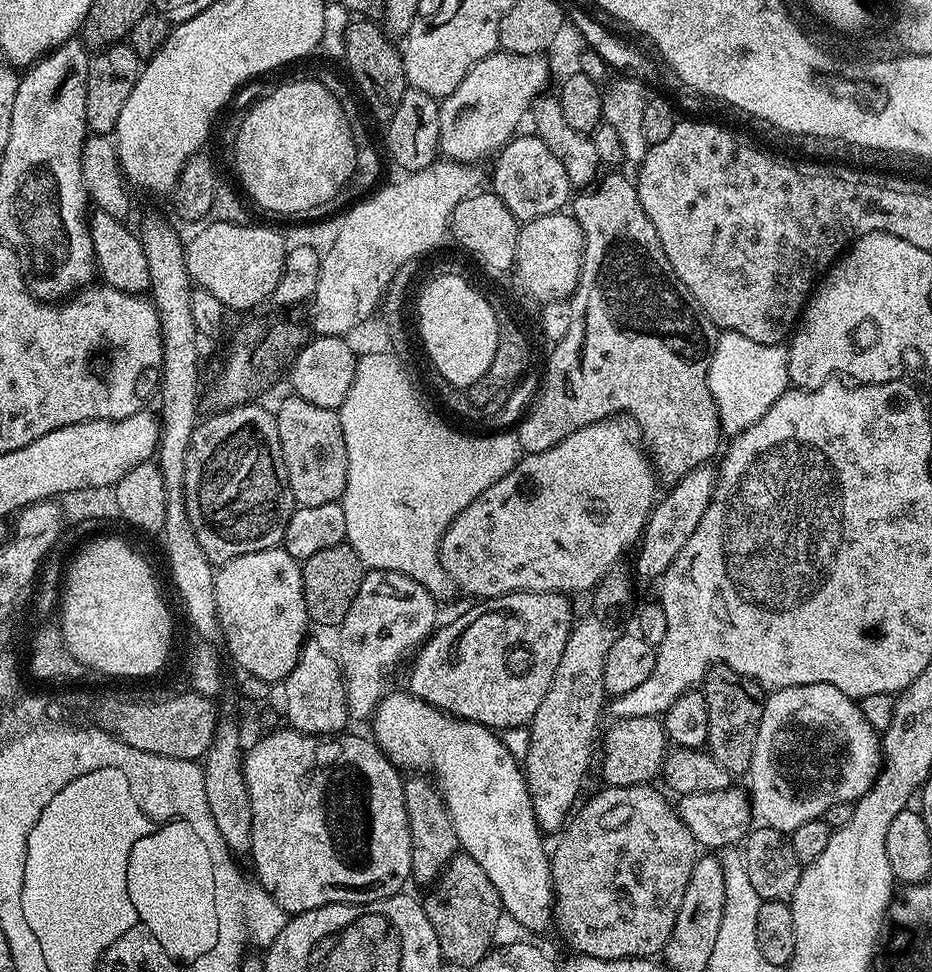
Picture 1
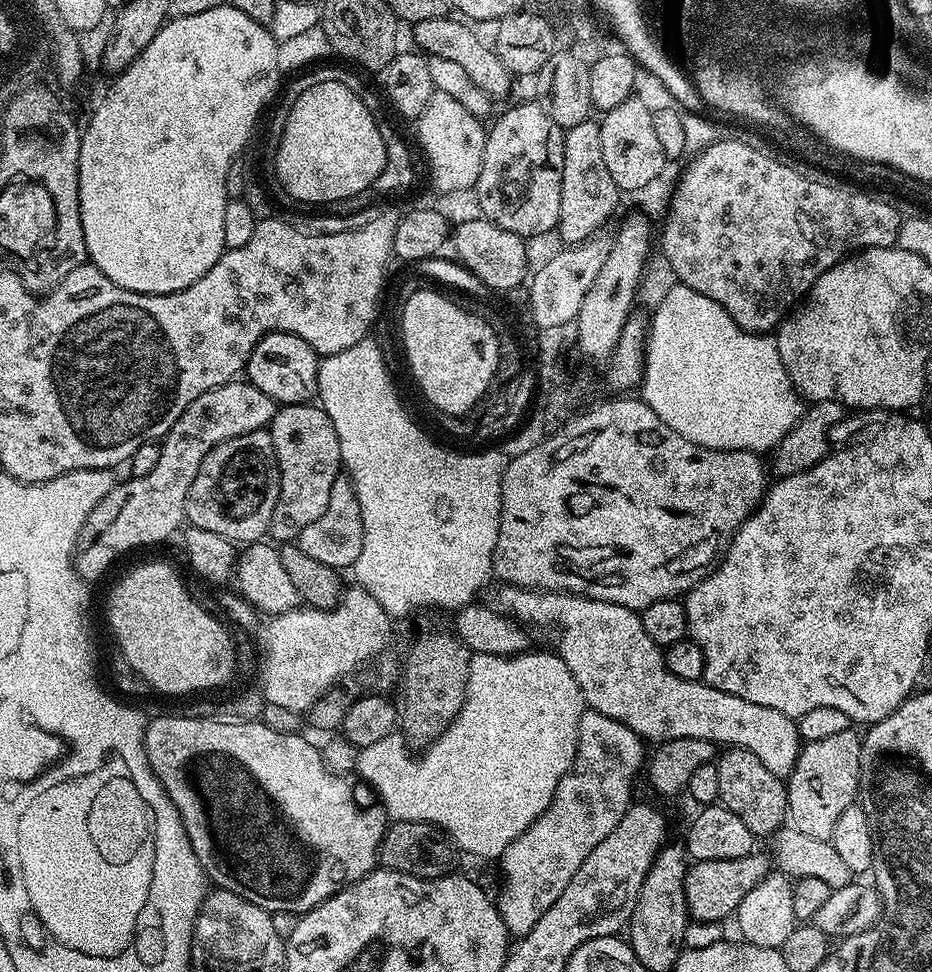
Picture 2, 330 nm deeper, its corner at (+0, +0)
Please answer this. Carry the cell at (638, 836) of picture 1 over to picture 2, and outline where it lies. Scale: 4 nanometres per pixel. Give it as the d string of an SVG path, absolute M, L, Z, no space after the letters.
M756 850L742 858L695 861L684 879L689 917L693 921L727 921L727 916L729 919L735 913L742 898L770 873L769 857L765 853L764 856Z

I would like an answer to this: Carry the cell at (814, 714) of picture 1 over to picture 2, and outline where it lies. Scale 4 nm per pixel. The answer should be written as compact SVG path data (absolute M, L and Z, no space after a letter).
M504 586L501 589L500 604L498 603L499 611L511 614L521 625L527 626L532 630L537 628L542 635L548 636L549 642L553 644L549 645L554 649L556 656L562 658L562 662L566 662L566 670L570 670L570 674L574 674L574 682L578 682L578 686L584 695L585 705L591 711L598 714L606 714L606 718L612 718L614 722L622 722L622 726L626 726L631 732L638 734L641 740L645 742L663 742L665 740L673 740L674 738L702 738L703 740L711 740L717 746L735 746L750 750L750 754L754 754L754 758L759 758L762 766L766 766L766 770L770 770L770 774L775 776L786 778L792 773L792 767L796 765L796 759L802 747L797 721L778 710L770 710L770 706L758 706L758 702L746 702L746 698L738 698L734 694L726 694L722 690L718 690L714 686L710 686L700 680L687 680L686 678L678 678L674 674L670 674L670 670L664 661L662 649L654 642L650 642L650 637L646 635L646 630L642 630L639 611L626 606L611 604L610 602L591 600L588 596L577 596L571 592L546 592L511 586Z

